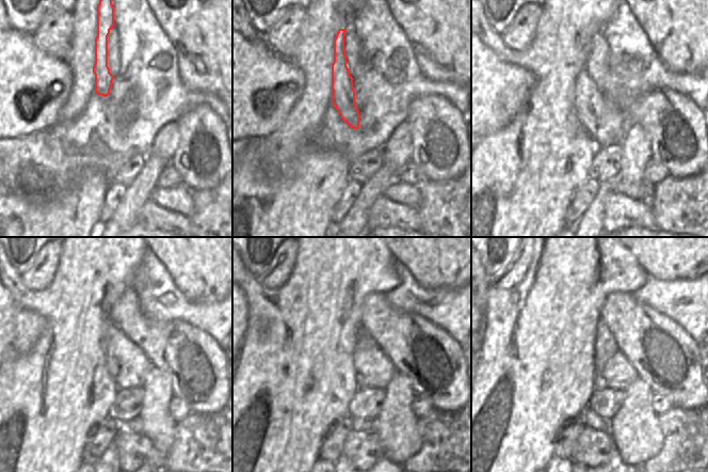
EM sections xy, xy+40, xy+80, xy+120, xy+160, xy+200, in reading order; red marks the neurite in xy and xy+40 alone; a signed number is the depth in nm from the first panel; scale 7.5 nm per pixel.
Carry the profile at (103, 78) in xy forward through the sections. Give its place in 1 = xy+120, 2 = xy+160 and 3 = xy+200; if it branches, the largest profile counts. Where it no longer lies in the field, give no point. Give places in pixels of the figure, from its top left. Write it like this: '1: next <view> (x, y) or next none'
1: next xy+120 (127, 363)
2: next xy+160 (372, 368)
3: next xy+200 (617, 374)

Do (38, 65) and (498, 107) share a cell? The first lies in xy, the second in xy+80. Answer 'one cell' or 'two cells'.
one cell

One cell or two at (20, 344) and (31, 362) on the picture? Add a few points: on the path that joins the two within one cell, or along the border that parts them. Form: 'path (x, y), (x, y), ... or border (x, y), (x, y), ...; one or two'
border (41, 333), (35, 344), (27, 352), (11, 359); two

